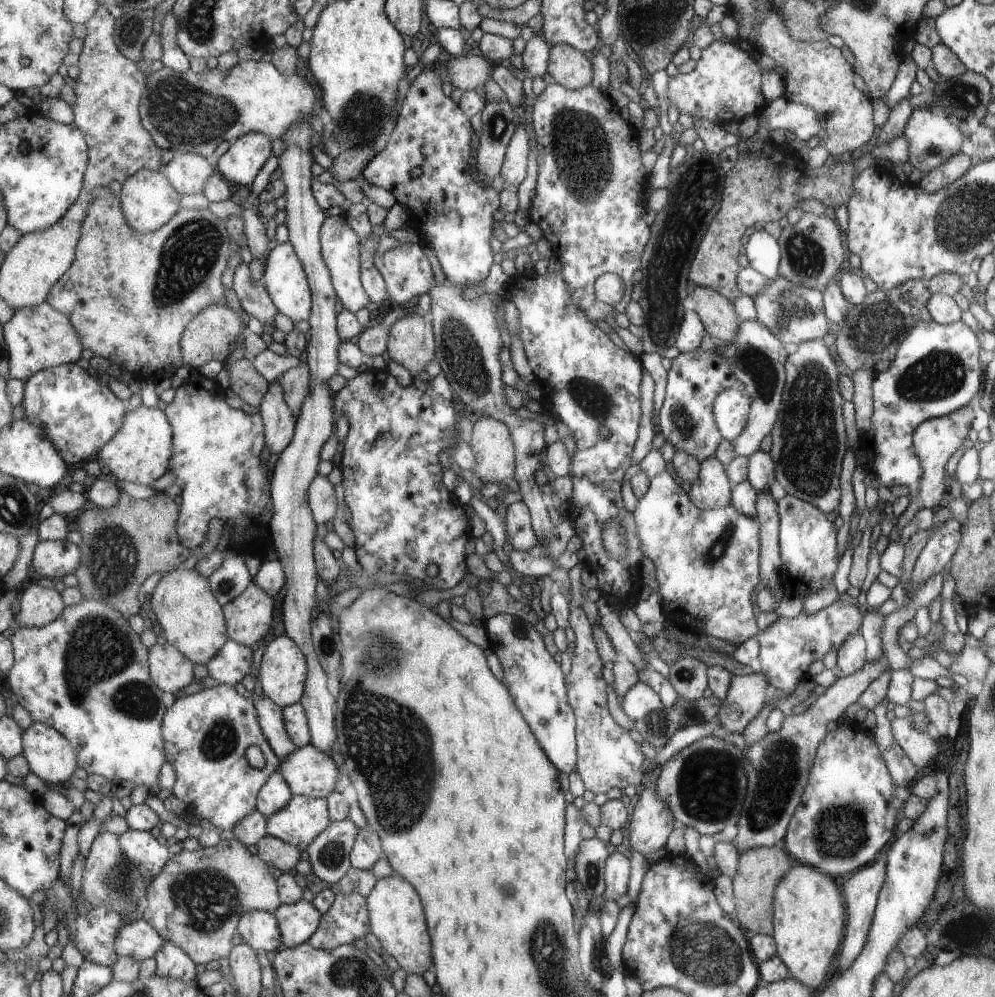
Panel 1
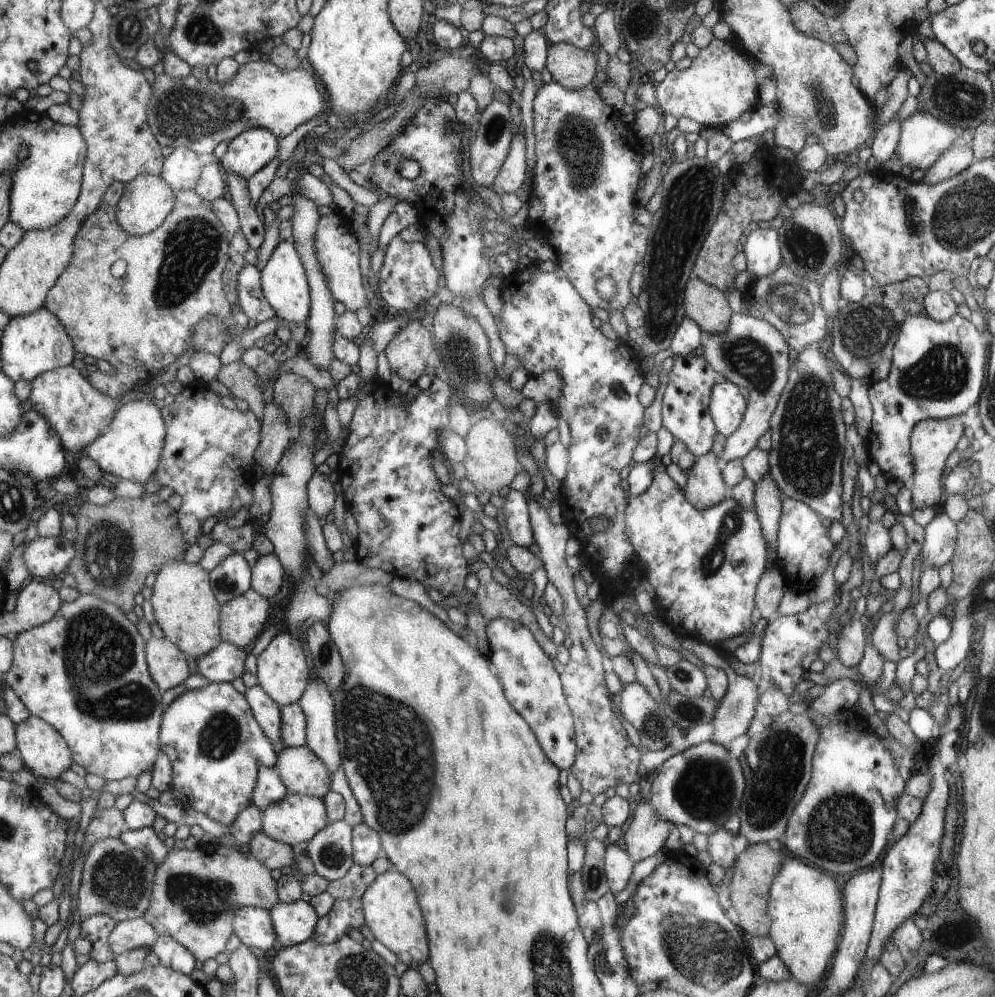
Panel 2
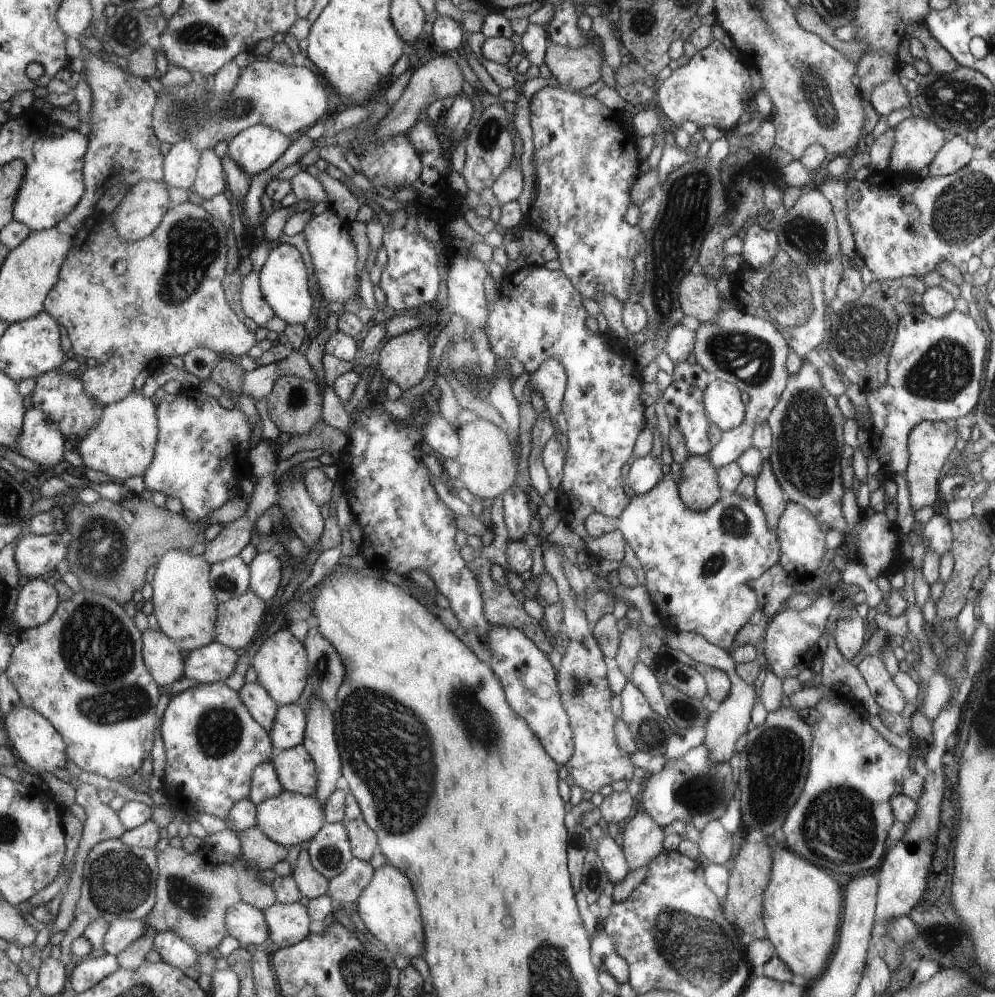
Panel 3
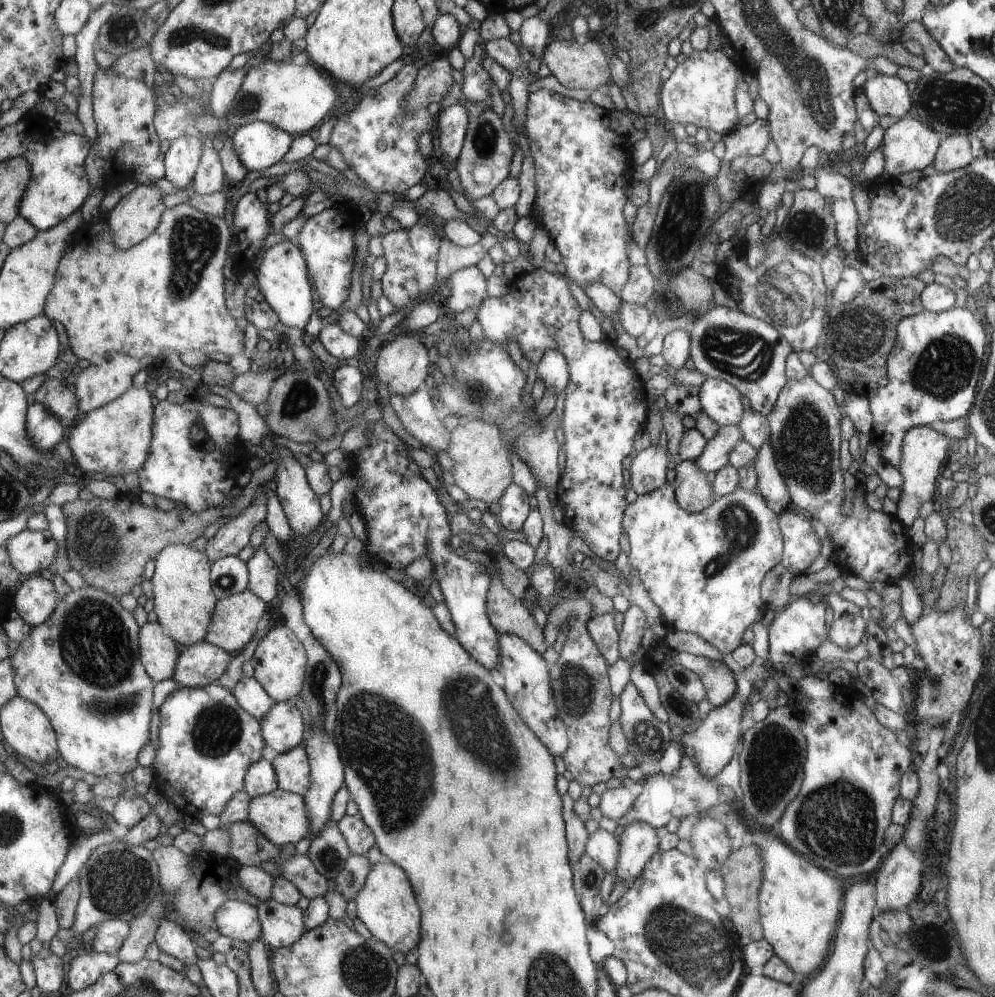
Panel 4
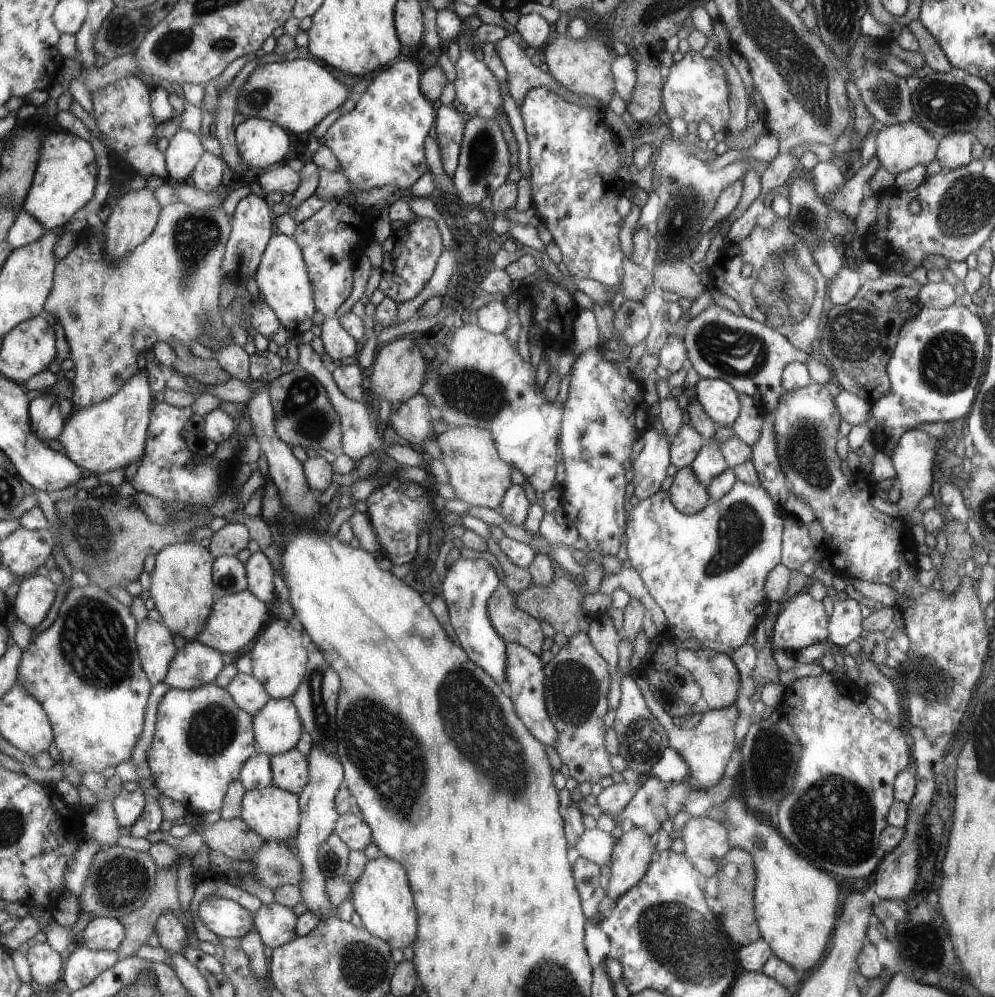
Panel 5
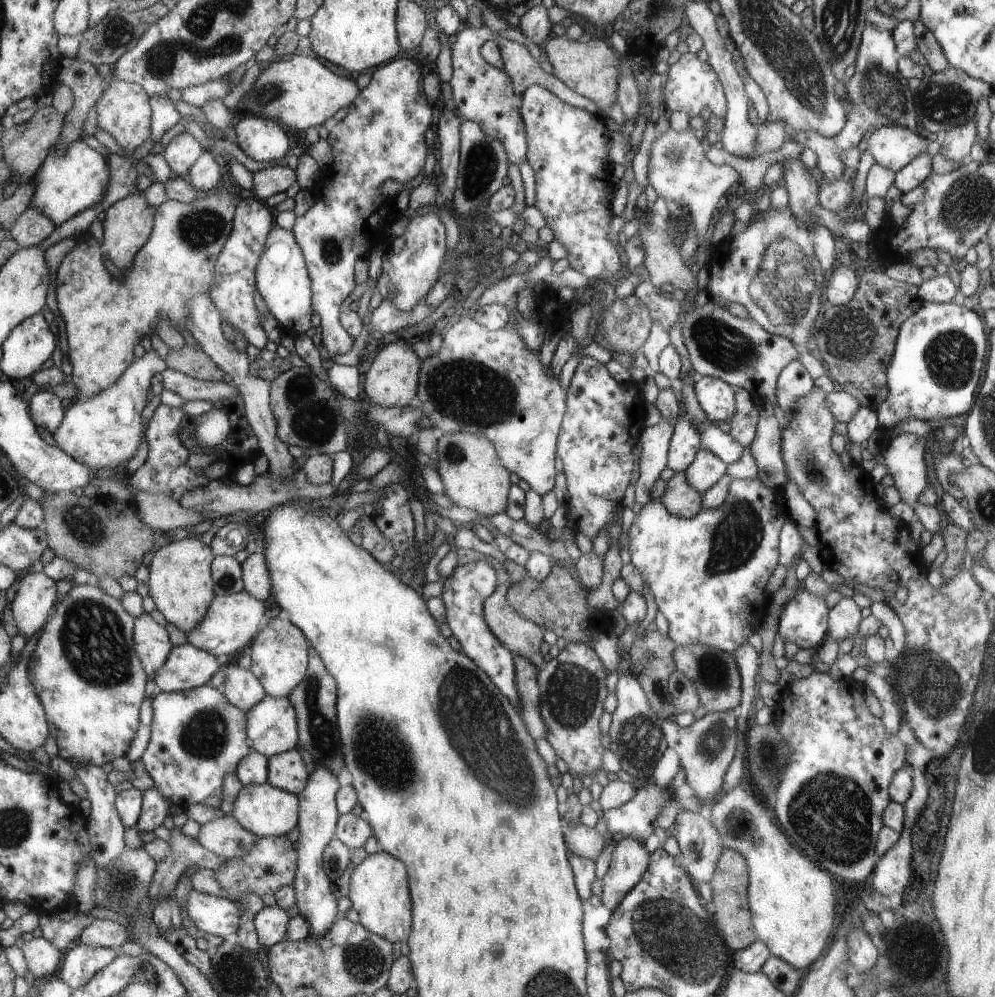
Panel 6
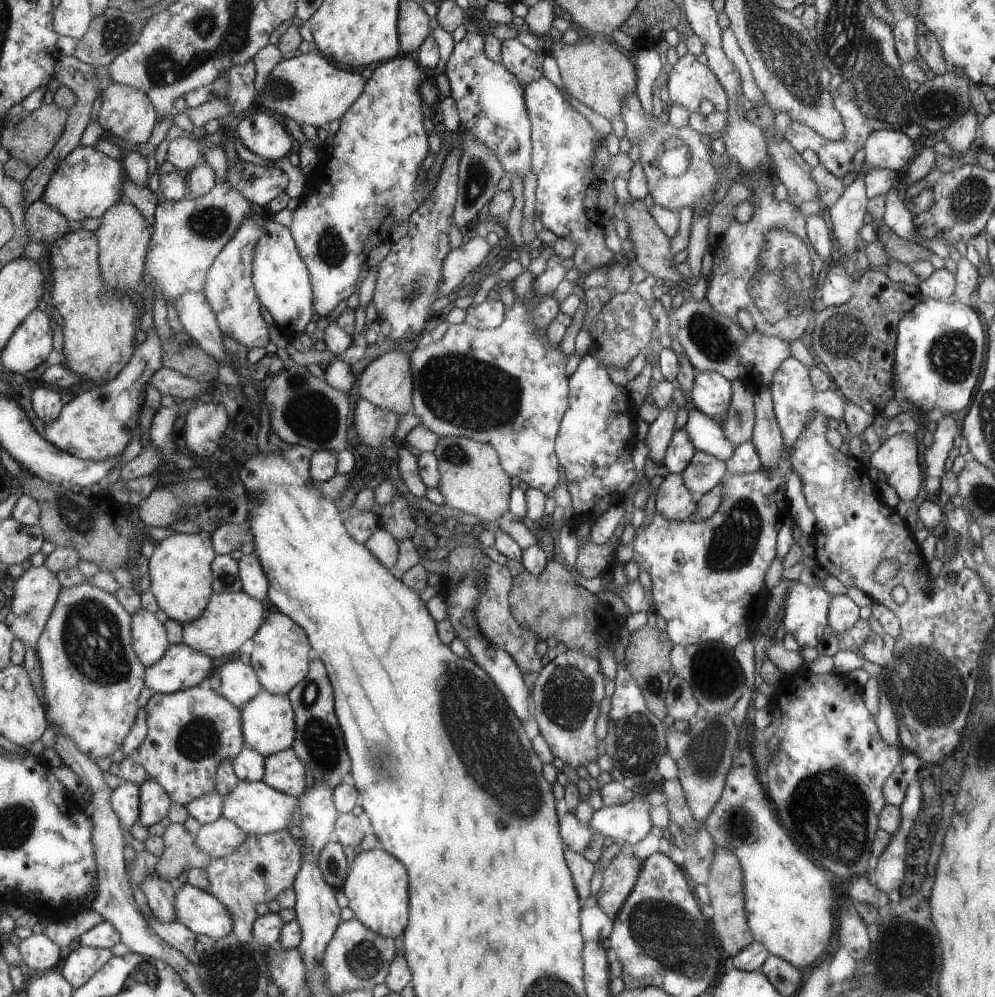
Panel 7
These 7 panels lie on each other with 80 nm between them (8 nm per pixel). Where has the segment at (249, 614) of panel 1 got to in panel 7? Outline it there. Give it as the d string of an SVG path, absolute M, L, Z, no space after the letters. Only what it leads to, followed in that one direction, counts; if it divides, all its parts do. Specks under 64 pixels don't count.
M247 591L234 593L213 593L210 605L201 617L192 623L182 624L183 642L220 662L226 656L235 654L249 638L253 638L266 621L263 602Z

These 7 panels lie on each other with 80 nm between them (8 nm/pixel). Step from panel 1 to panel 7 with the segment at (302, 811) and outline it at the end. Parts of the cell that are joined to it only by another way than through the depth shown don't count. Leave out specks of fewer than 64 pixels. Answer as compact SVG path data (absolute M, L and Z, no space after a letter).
M241 781L224 802L223 816L234 820L249 834L266 835L290 827L296 806L300 800L295 795L269 786L263 781Z

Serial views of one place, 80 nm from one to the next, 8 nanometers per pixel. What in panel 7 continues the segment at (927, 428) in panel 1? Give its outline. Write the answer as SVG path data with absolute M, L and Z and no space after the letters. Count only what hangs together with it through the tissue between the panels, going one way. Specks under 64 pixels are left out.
M899 433L884 439L867 459L867 469L873 467L886 476L886 483L899 499L911 504L921 490L921 468L917 458L917 442L909 433Z

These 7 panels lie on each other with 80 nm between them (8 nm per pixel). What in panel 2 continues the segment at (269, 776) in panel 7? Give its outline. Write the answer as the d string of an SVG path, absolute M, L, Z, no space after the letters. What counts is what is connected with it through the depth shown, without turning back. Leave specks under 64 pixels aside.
M309 746L278 752L276 769L290 793L325 799L331 791L331 775L323 760Z

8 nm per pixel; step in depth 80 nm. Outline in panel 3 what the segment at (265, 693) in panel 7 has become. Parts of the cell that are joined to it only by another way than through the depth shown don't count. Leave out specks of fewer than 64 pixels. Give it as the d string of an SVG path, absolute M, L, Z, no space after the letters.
M296 703L280 705L271 728L273 746L281 752L304 745L308 719Z

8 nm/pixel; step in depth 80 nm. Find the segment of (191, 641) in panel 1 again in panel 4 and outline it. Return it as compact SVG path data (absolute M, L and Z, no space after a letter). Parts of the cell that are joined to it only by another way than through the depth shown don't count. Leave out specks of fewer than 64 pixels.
M187 544L167 546L155 560L156 570L152 576L154 612L158 621L167 628L170 638L185 648L205 641L214 622L214 611L218 606L218 595L211 579L214 564L206 551L199 551Z

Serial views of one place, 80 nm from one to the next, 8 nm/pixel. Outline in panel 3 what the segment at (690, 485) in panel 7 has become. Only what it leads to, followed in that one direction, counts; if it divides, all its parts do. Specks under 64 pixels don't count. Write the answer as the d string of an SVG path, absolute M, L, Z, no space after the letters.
M740 308L719 310L713 322L701 322L695 330L693 342L693 355L695 362L713 376L722 381L733 384L741 390L747 400L747 416L742 424L721 431L721 438L713 444L705 458L716 470L724 465L734 462L743 450L751 447L751 432L753 424L766 422L770 417L775 402L786 389L789 376L785 369L785 360L789 346L777 326L767 320L744 314Z

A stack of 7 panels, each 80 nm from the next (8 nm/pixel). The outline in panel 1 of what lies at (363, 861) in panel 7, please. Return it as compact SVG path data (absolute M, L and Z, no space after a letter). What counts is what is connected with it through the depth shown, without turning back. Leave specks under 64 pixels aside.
M398 873L379 879L373 892L367 897L367 908L372 933L407 974L423 975L433 966L431 952L429 952L431 944L429 944L427 928L425 928L425 920L423 920L419 892L415 890L415 886L411 886L411 882L407 882Z

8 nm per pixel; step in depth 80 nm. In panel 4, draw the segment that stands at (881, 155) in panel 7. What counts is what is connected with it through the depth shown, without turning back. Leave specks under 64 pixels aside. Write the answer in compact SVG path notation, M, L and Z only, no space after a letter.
M911 117L900 119L886 128L881 138L879 150L883 155L883 170L888 178L894 179L898 174L902 175L914 170L922 170L934 162L934 155L941 145L943 136L931 130L925 124Z

